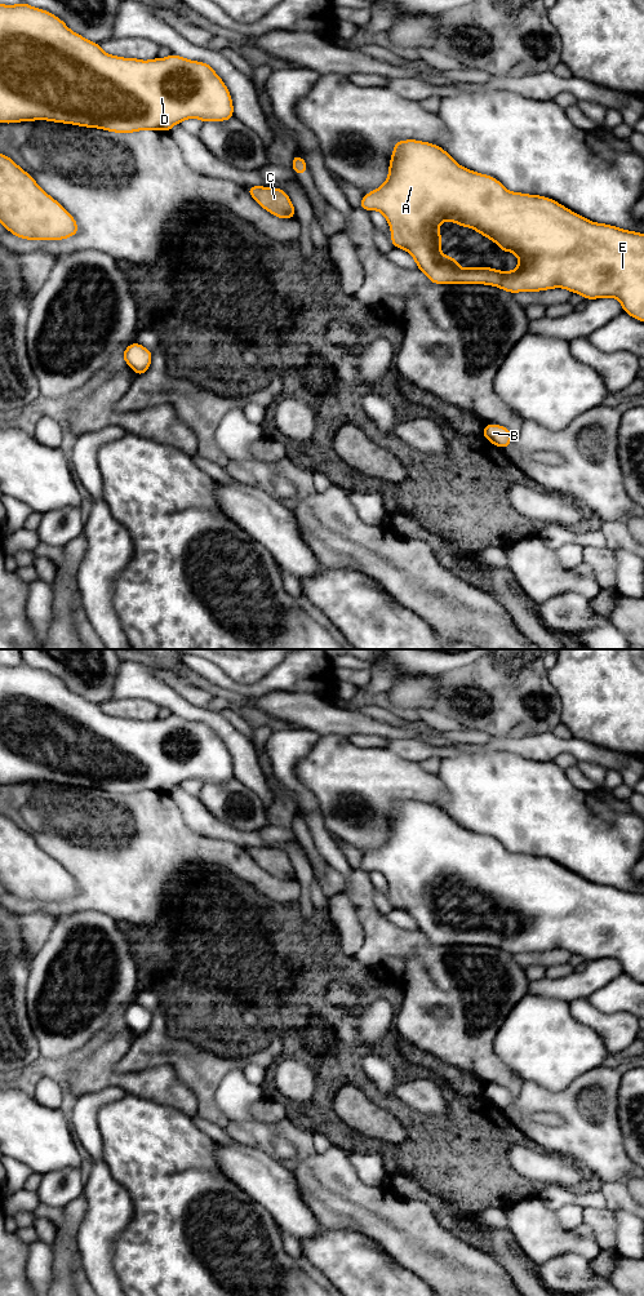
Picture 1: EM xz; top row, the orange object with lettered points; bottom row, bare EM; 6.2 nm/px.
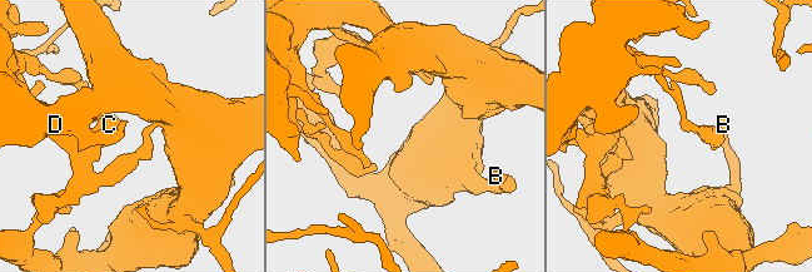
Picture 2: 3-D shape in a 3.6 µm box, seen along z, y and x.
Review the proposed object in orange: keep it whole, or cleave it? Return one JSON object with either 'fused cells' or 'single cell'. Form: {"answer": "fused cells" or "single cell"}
{"answer": "fused cells"}

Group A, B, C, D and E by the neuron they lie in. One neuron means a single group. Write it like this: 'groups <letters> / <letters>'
groups A B D E / C

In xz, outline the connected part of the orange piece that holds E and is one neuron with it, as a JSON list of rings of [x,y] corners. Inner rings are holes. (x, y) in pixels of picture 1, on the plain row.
[[[405,800],[394,804],[394,813],[390,820],[388,827],[388,839],[381,845],[378,851],[372,851],[365,856],[367,869],[365,871],[379,871],[390,889],[391,889],[391,904],[394,909],[401,909],[407,911],[416,922],[417,929],[422,932],[431,944],[434,945],[484,945],[484,946],[494,946],[499,950],[507,951],[508,954],[514,955],[518,953],[539,953],[539,951],[548,951],[554,949],[564,949],[572,954],[577,954],[583,957],[587,962],[595,959],[617,959],[623,969],[625,975],[629,975],[636,981],[644,982],[644,895],[643,893],[634,893],[629,891],[623,891],[616,887],[610,887],[607,884],[595,884],[572,871],[567,867],[559,865],[558,862],[552,861],[551,858],[545,858],[541,856],[528,856],[523,853],[511,853],[505,849],[505,847],[494,838],[488,835],[481,835],[478,833],[472,833],[461,827],[447,812],[444,812],[440,807],[422,803],[417,800]],[[444,882],[450,882],[452,884],[456,883],[461,888],[472,888],[475,893],[487,897],[490,904],[499,905],[499,913],[512,913],[519,919],[519,927],[514,932],[498,932],[492,928],[470,928],[462,929],[457,919],[444,916],[440,913],[441,901],[444,897],[439,895],[439,888]]]

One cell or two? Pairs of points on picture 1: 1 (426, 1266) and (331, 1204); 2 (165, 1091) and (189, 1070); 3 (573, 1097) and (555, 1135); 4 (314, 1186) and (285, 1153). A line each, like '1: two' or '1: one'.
1: one
2: two
3: one
4: one

